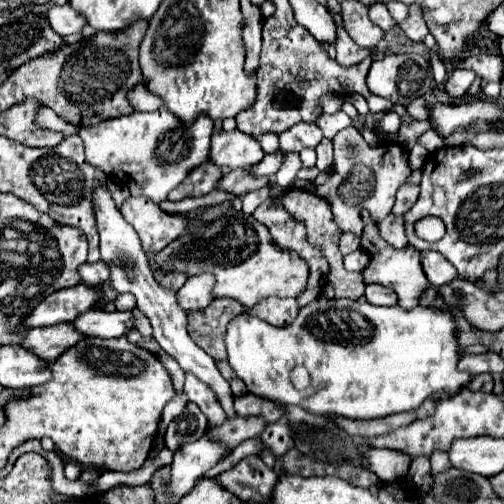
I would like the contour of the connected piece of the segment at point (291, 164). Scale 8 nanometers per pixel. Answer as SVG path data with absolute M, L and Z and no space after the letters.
M290 158L288 162L284 162L282 164L282 168L276 172L276 176L274 176L274 182L276 184L280 184L282 188L290 188L290 184L294 182L294 178L296 178L296 172L300 170L300 158Z

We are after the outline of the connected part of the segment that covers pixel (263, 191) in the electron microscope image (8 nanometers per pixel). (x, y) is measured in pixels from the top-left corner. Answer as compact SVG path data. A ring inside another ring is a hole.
M268 184L268 186L264 186L264 188L260 188L260 190L256 190L256 192L250 192L250 194L246 194L244 198L242 198L242 202L244 202L244 206L242 206L242 210L246 212L246 214L252 214L266 198L268 198L268 192L272 190L272 184Z

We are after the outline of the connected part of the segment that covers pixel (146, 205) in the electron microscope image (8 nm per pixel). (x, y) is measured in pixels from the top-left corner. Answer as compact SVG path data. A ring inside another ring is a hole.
M144 196L130 198L124 202L120 212L124 220L134 226L142 240L142 248L148 254L160 252L168 242L176 240L188 228L188 216L166 214L158 208L158 204Z

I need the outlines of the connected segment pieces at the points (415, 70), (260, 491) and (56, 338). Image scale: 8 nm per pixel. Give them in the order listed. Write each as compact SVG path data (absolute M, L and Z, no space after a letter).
M388 54L382 60L374 60L368 72L368 88L406 106L408 102L424 96L432 86L432 66L420 54Z
M260 454L246 456L230 470L218 474L214 478L222 488L238 496L242 502L254 500L254 502L266 502L270 498L270 492L278 480L276 472L268 468Z
M54 324L46 328L26 330L20 346L28 348L40 360L56 360L66 348L74 346L80 338L84 336L76 332L70 324Z

